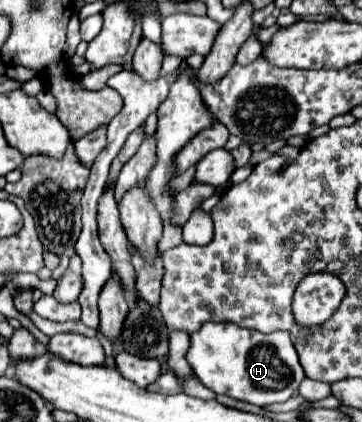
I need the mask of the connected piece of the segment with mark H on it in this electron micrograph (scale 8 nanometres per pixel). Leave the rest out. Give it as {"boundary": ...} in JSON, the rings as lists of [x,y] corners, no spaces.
{"boundary":[[[208,322],[190,338],[192,344],[186,354],[188,364],[192,366],[196,378],[216,394],[268,406],[274,402],[286,402],[306,378],[298,362],[298,354],[290,342],[290,334],[284,330],[262,334],[228,322]]]}

